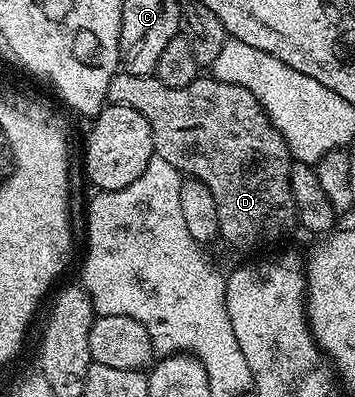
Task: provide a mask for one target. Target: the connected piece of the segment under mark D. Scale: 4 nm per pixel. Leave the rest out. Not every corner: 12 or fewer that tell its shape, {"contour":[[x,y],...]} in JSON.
{"contour":[[119,70],[154,154],[208,185],[218,233],[266,247],[299,226],[290,147],[251,91]]}

